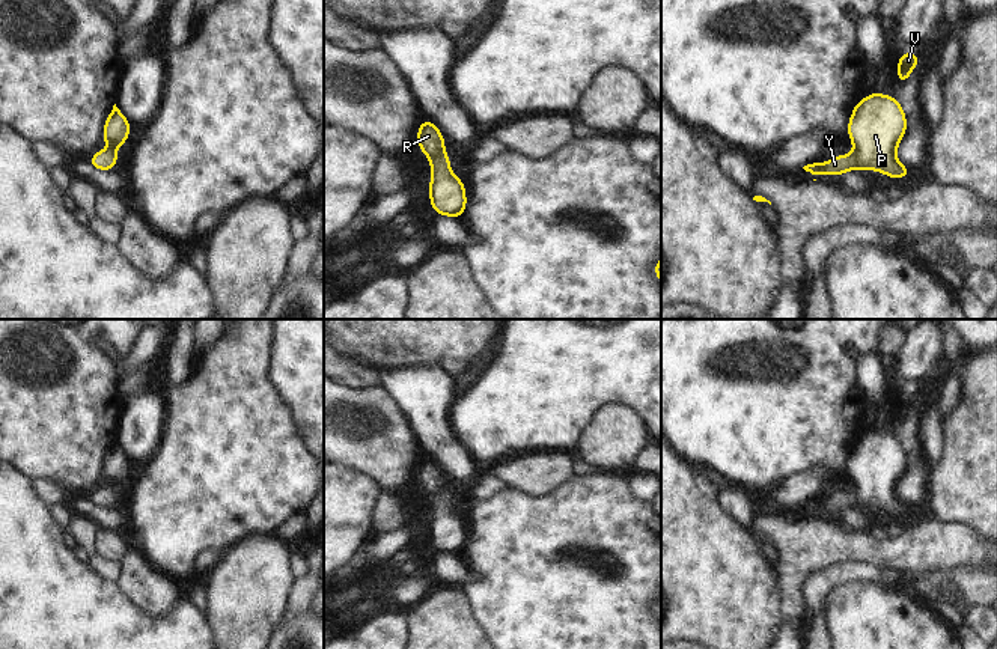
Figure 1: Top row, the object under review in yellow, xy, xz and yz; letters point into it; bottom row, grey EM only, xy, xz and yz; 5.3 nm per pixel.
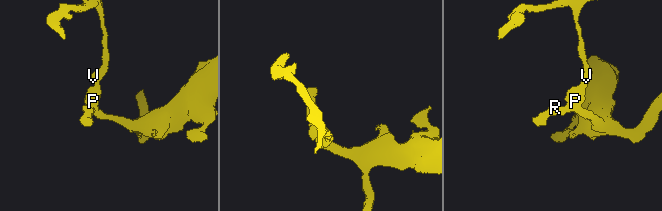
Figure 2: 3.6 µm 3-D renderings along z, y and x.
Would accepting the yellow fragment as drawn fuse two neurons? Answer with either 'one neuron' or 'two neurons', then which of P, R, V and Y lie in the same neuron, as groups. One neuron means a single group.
one neuron | P R V Y

